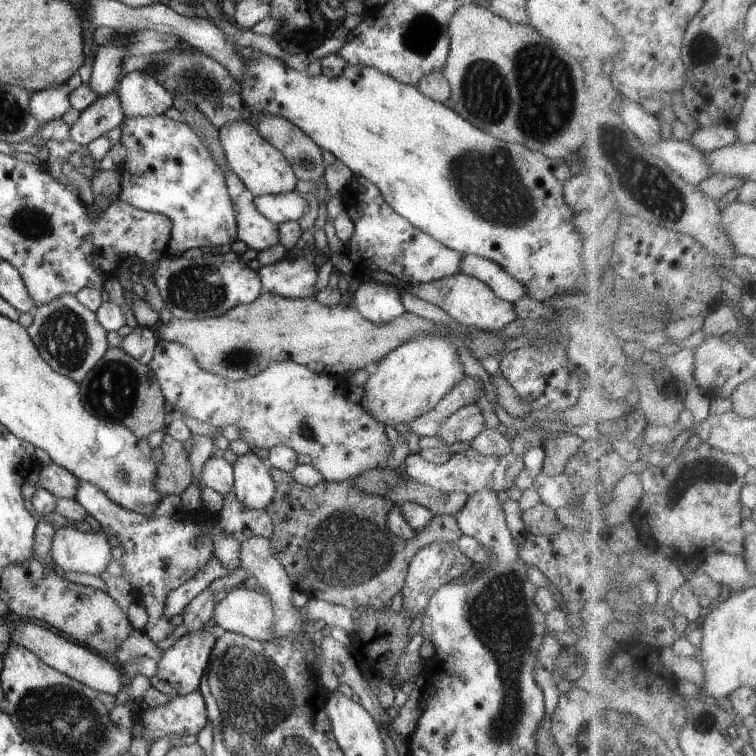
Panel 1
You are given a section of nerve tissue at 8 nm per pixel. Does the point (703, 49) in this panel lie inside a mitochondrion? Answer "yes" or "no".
yes

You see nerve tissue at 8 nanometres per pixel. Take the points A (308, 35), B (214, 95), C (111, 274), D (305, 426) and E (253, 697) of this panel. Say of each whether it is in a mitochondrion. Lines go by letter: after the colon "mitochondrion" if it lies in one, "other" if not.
A: other
B: mitochondrion
C: other
D: mitochondrion
E: mitochondrion

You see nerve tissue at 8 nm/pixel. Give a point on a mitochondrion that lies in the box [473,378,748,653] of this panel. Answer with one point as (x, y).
(707, 473)

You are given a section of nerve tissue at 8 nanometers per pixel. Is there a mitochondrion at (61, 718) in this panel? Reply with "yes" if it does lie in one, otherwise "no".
yes

